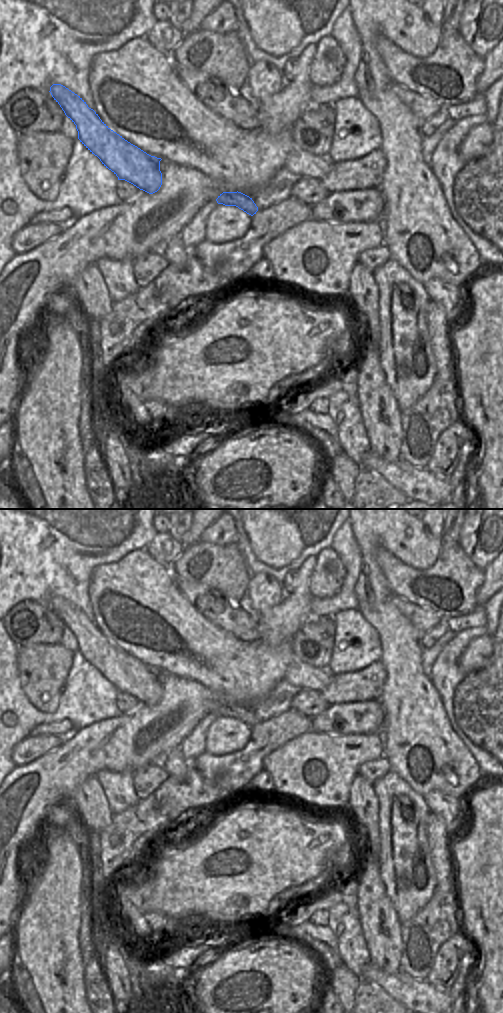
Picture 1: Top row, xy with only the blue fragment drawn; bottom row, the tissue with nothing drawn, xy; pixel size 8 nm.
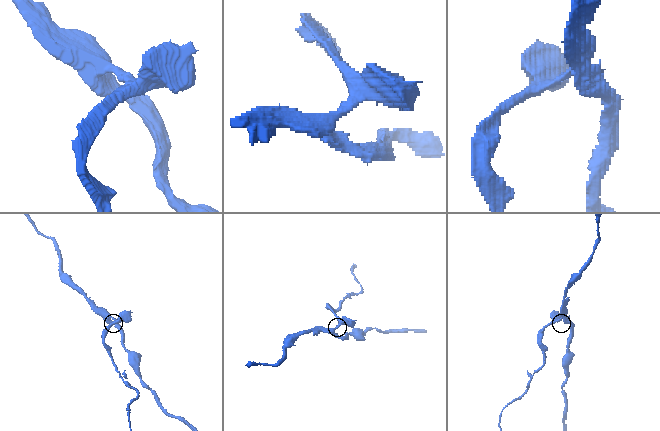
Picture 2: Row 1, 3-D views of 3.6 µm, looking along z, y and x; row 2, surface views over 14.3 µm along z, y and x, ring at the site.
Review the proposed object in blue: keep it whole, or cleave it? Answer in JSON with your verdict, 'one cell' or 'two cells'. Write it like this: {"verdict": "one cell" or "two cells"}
{"verdict": "two cells"}

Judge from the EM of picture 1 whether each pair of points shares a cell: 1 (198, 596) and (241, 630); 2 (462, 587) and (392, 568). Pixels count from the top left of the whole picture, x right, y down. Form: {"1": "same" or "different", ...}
{"1": "same", "2": "same"}

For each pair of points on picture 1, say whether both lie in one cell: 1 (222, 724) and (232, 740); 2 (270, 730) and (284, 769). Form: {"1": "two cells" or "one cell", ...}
{"1": "one cell", "2": "two cells"}

